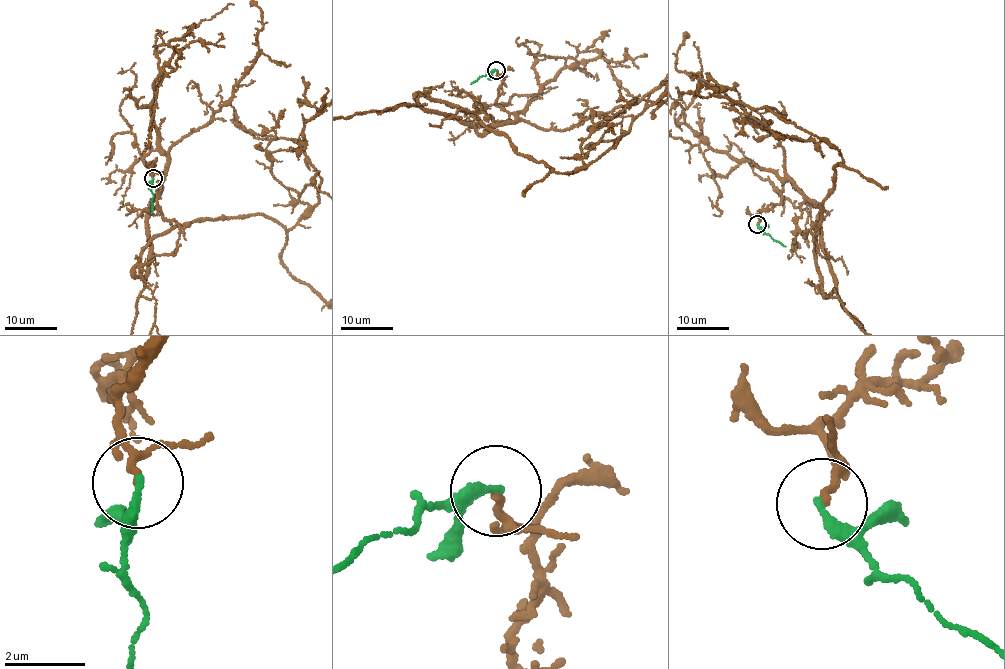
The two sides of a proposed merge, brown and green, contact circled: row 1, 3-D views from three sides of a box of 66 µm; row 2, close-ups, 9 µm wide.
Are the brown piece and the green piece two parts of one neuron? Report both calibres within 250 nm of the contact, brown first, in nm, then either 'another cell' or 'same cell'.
170 nm thick on the brown side, 240 nm on the other; another cell

